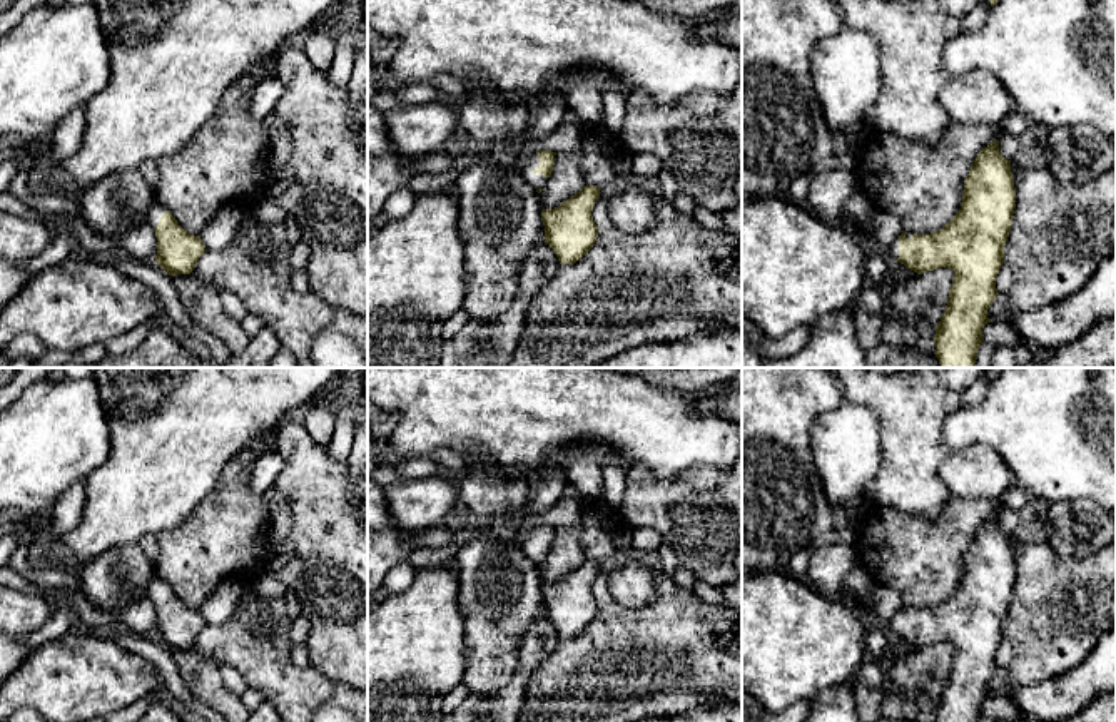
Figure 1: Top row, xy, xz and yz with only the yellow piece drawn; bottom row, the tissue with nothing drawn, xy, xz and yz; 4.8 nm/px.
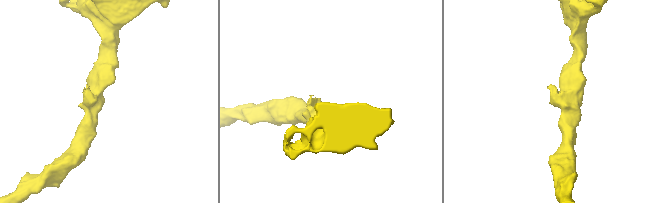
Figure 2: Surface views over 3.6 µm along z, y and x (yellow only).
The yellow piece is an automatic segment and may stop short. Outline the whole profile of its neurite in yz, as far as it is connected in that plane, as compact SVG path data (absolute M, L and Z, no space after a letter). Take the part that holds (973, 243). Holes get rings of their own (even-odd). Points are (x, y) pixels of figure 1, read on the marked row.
M999 140L984 147L966 177L959 212L939 231L931 234L902 234L890 244L889 259L922 274L947 267L954 271L949 299L936 326L936 358L941 368L976 368L977 349L982 344L982 329L991 319L987 309L999 294L996 277L1004 264L1004 246L1012 226L1016 187L1011 160L999 150Z

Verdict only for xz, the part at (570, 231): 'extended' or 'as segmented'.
as segmented

